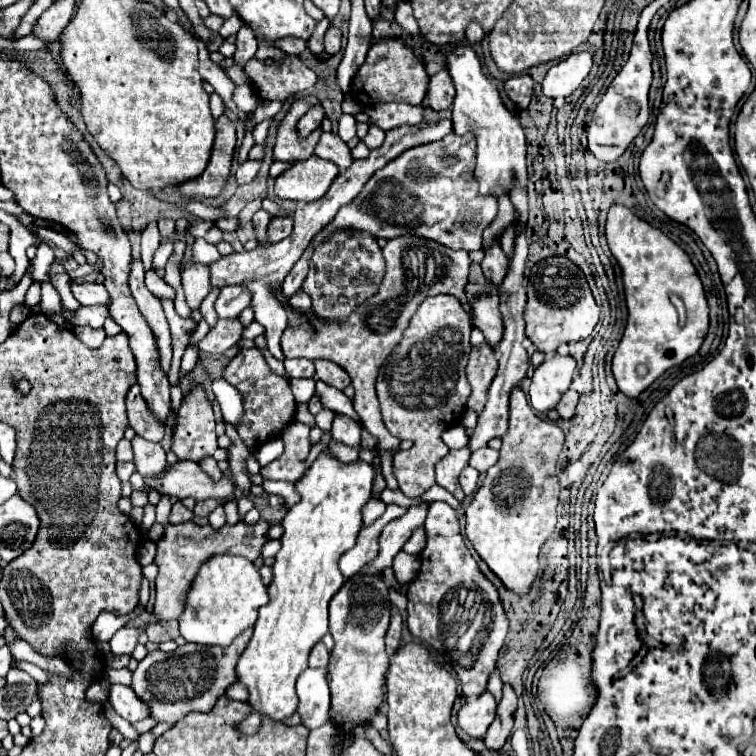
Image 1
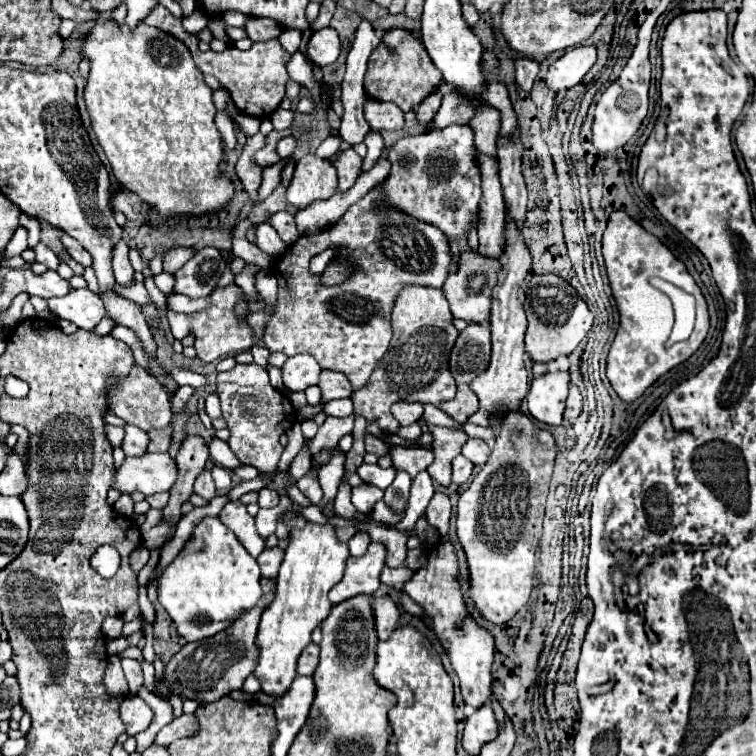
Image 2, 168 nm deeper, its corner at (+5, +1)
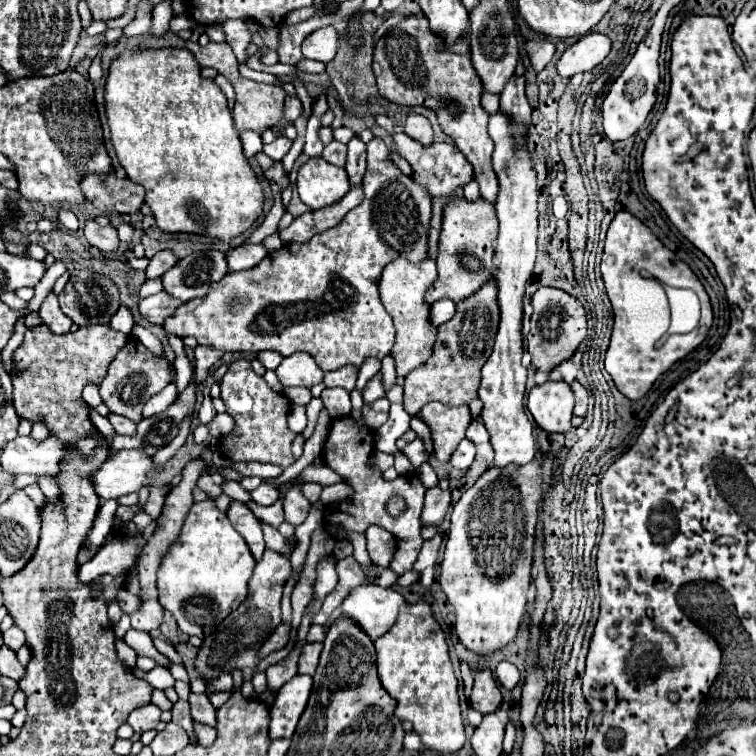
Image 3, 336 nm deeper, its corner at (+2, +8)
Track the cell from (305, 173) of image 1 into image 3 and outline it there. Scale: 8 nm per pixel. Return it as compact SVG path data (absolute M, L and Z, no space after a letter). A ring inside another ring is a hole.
M310 158L298 170L296 188L308 208L320 210L340 202L350 190L350 180L344 168L332 166L322 158Z

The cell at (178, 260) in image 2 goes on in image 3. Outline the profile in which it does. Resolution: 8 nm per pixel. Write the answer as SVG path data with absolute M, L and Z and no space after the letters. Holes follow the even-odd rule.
M170 250L158 252L158 254L150 260L150 264L148 264L148 268L146 268L146 280L160 278L160 276L162 276L168 268L172 268L176 262L178 262L178 258L176 258Z

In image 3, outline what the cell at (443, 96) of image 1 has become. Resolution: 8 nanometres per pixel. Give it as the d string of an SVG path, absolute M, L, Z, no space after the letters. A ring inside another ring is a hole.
M408 116L404 134L408 134L412 140L428 146L432 142L432 126L424 116Z

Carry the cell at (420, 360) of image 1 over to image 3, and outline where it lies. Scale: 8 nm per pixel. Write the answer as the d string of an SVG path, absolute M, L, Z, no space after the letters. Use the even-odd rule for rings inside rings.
M404 258L394 260L384 268L384 274L380 276L380 300L386 308L386 312L394 320L396 328L396 342L392 348L392 356L396 360L396 372L400 376L406 376L410 370L418 368L428 360L432 354L432 346L436 340L438 330L428 320L428 304L424 302L424 292L430 288L430 284L436 280L436 262L432 258L422 260L420 264L412 264Z

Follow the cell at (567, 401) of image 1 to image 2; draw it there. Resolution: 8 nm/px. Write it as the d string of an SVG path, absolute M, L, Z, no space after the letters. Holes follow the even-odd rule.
M571 385L571 387L569 387L569 397L567 397L567 405L565 405L565 413L563 413L565 421L573 423L573 421L577 419L577 415L581 413L581 407L583 407L581 391L579 391L579 389L575 387L575 385Z

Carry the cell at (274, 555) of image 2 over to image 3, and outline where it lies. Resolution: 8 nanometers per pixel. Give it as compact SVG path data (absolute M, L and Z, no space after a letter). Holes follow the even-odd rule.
M260 522L260 524L262 524L262 532L264 532L264 540L266 540L266 548L272 548L272 550L276 550L276 552L280 552L280 554L290 556L292 550L288 550L288 546L284 544L286 538L284 538L274 526L270 526L270 524L266 524L266 522Z

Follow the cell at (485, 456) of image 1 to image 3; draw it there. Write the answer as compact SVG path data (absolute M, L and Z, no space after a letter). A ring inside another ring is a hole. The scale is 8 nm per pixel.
M472 420L472 424L466 428L466 438L472 440L474 444L482 444L482 442L488 442L488 432L484 428L484 424L480 420Z

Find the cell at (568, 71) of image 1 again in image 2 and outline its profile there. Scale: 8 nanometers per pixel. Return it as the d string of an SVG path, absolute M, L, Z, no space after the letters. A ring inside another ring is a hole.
M573 47L559 57L547 71L547 87L551 91L565 91L577 85L597 59L595 47Z

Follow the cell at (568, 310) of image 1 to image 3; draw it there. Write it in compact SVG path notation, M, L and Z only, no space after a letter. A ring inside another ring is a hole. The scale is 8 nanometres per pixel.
M540 288L532 296L532 320L530 320L530 334L528 334L528 346L526 350L532 356L532 366L542 372L550 372L564 360L568 360L578 344L586 338L586 314L582 304L572 298L570 294L556 290L556 288Z

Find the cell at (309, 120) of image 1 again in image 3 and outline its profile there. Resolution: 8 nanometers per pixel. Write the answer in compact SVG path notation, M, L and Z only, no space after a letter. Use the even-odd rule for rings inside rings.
M280 136L278 140L274 140L272 144L266 144L264 146L264 154L270 156L272 160L282 160L286 156L286 152L290 150L292 142L286 138L286 136Z

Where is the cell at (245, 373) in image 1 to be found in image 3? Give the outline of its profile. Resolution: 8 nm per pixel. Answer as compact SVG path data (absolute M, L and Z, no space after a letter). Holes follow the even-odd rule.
M248 360L232 362L220 382L220 388L226 412L236 422L232 432L220 440L220 454L232 462L262 462L284 468L290 466L294 462L290 446L296 438L296 432L292 432L286 424L286 414L290 410L288 398L272 392L266 380L252 370Z

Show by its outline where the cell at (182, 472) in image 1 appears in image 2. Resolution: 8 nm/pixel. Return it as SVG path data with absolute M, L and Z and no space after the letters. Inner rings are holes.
M145 453L141 457L127 457L117 469L113 487L121 493L141 491L153 495L169 491L177 479L177 465L169 453Z

